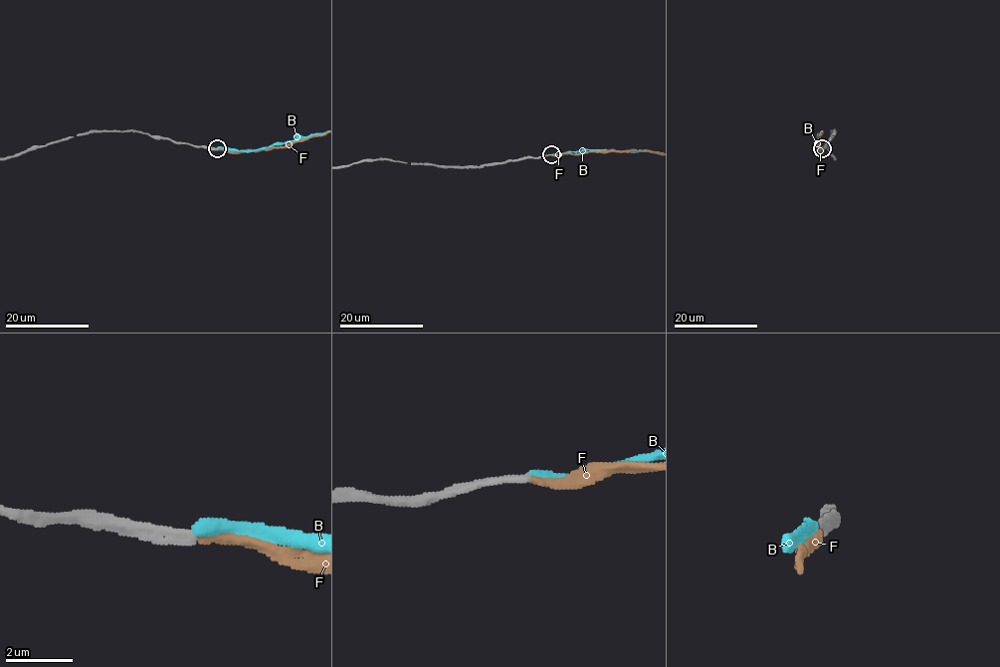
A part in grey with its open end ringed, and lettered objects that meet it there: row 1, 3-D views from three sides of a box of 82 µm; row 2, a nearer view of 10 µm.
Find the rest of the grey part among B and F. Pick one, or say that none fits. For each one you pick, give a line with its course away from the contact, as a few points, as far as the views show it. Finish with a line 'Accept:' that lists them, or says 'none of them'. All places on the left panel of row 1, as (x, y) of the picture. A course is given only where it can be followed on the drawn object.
Accept: F

